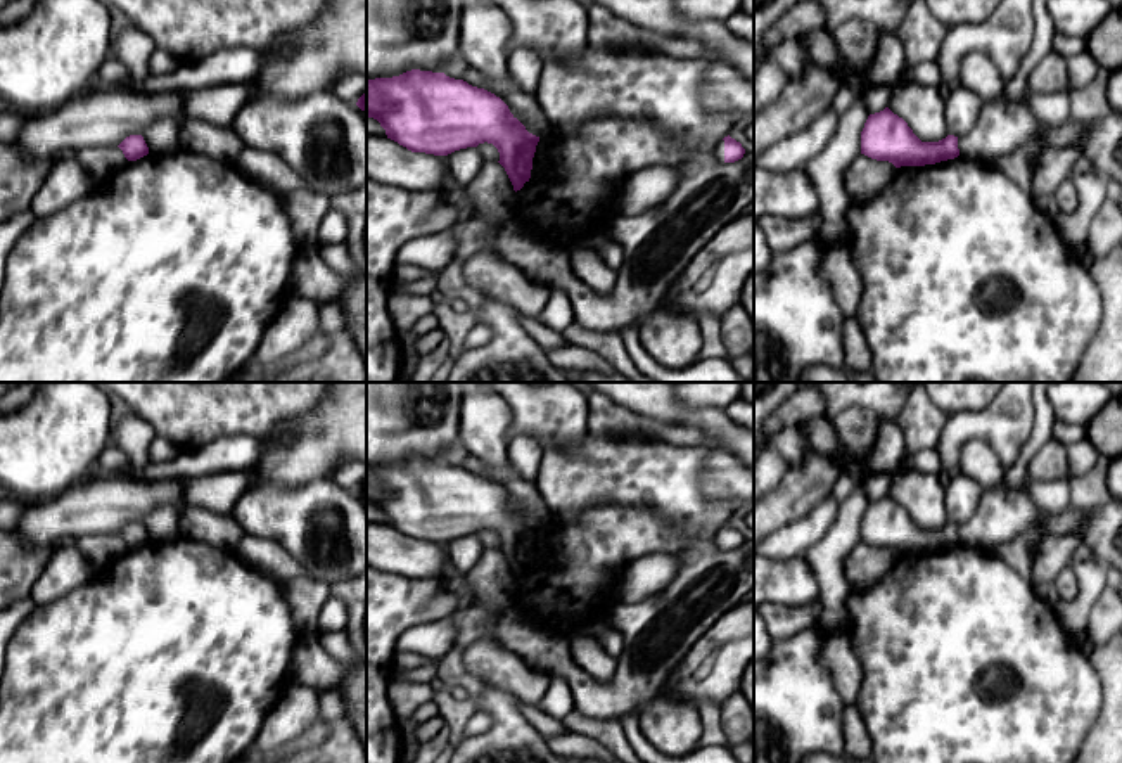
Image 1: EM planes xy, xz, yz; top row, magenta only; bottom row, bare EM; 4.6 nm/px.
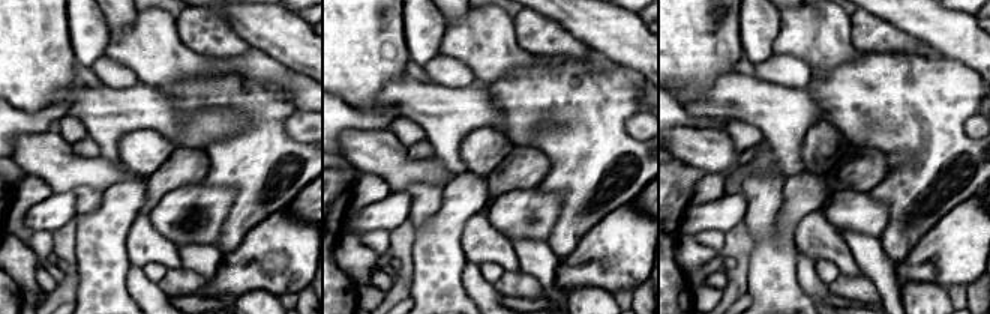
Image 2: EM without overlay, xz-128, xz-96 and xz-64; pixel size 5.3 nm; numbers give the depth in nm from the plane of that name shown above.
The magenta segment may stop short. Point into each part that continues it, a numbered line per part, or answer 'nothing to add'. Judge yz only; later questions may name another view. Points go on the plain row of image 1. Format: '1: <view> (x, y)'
nothing to add

